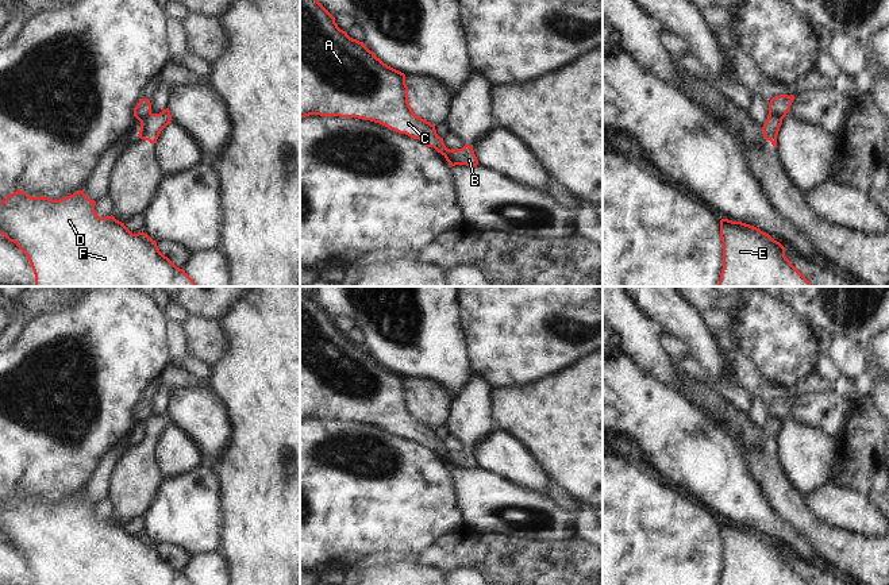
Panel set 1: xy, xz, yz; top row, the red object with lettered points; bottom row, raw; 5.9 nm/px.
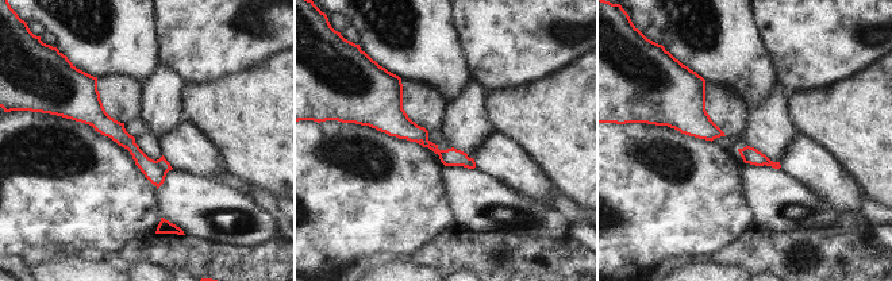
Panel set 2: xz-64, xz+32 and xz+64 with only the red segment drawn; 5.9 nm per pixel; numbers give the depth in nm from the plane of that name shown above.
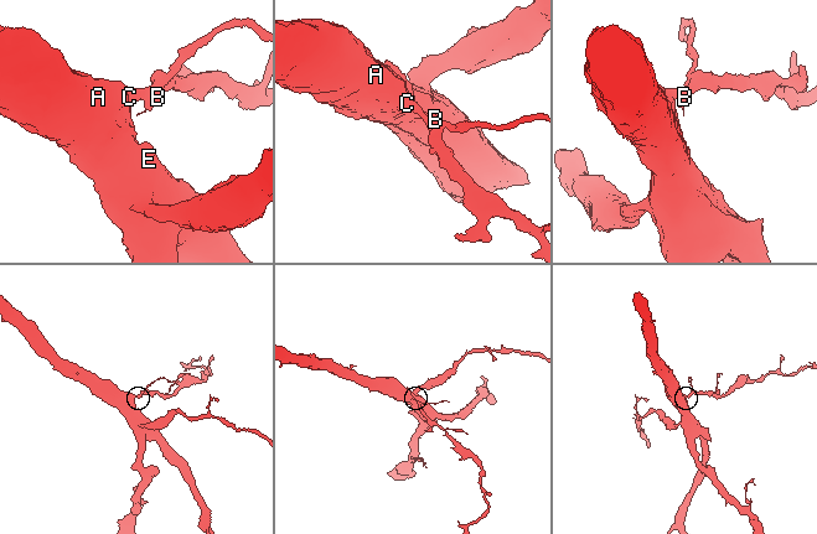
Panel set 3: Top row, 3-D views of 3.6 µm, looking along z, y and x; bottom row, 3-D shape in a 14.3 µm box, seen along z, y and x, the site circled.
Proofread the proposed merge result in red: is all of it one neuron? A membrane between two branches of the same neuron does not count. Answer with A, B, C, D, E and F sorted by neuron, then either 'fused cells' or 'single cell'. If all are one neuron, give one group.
A C D E F / B | fused cells

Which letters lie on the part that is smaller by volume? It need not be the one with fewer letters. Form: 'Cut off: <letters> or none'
Cut off: B

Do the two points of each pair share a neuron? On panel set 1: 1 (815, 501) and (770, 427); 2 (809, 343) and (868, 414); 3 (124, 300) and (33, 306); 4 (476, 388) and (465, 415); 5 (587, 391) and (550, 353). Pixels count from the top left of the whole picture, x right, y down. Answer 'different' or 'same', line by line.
1: different
2: different
3: different
4: same
5: different

